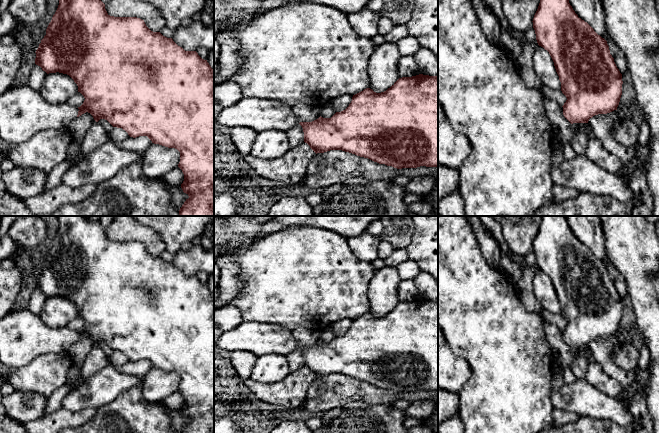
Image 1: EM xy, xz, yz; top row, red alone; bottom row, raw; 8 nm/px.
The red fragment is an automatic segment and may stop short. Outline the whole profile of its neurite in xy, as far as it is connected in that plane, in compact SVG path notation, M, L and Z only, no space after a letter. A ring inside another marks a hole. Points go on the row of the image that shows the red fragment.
M59 0L58 8L46 29L46 35L35 53L36 65L40 66L47 74L59 72L69 75L77 84L78 92L84 96L85 100L80 107L72 106L67 102L51 104L41 96L39 91L31 89L27 85L18 86L0 94L0 139L4 143L12 145L23 143L42 130L67 129L74 119L88 112L96 122L105 119L113 127L125 130L130 137L147 136L154 144L177 149L180 152L178 167L184 174L181 188L189 196L180 208L179 216L214 216L214 70L207 60L202 59L196 51L185 51L172 38L167 38L160 32L151 31L144 20L140 18L110 16L101 0Z

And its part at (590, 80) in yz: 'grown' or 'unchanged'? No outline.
unchanged

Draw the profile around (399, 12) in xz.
M382 0L380 15L391 20L395 25L406 25L413 13L413 0Z

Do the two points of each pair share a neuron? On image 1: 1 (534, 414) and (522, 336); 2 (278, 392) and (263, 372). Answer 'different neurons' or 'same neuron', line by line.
1: same neuron
2: different neurons

